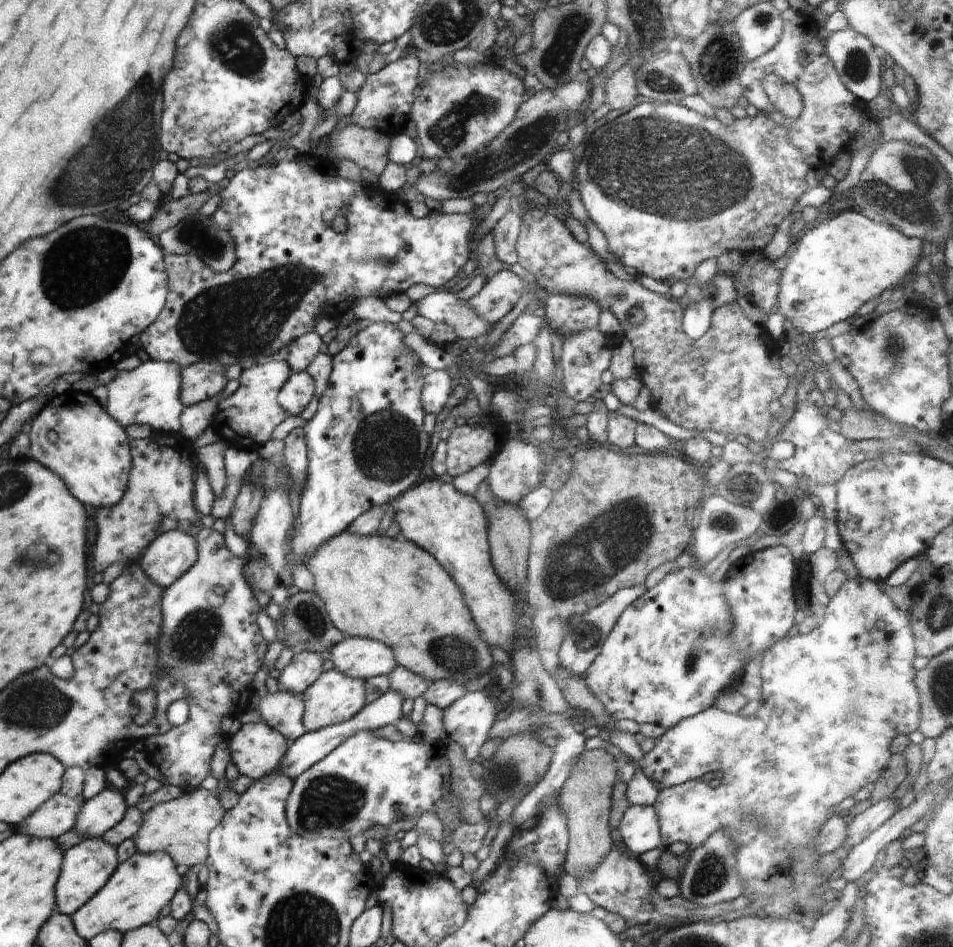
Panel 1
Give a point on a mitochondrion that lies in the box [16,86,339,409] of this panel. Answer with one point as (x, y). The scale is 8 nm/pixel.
(87, 261)

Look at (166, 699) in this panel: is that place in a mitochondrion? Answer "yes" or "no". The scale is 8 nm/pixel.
no

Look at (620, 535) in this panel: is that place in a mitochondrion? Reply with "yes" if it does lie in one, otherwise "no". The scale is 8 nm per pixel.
yes

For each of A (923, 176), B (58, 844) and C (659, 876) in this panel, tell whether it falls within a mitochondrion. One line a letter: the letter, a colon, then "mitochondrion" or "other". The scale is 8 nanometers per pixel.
A: mitochondrion
B: other
C: other

